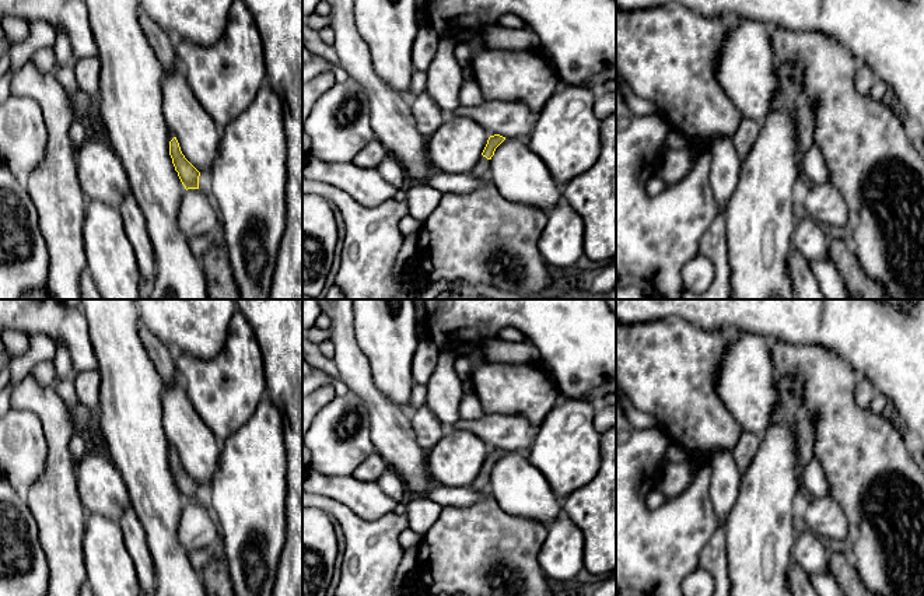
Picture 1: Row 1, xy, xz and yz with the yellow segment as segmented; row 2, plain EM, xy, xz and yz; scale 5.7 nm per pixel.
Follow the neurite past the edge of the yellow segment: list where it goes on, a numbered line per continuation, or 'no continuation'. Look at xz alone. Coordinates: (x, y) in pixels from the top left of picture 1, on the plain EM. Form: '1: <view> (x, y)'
1: xz (482, 483)

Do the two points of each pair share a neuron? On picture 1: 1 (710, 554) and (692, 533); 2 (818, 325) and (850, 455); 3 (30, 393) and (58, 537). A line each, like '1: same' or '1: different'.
1: different
2: different
3: same

